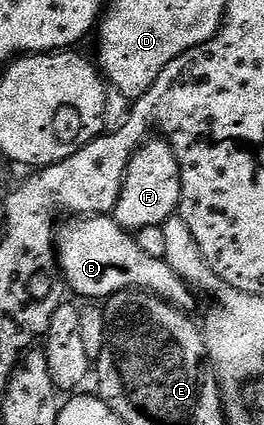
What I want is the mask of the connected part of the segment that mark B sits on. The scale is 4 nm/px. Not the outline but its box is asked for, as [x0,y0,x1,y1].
[55,216,195,311]

